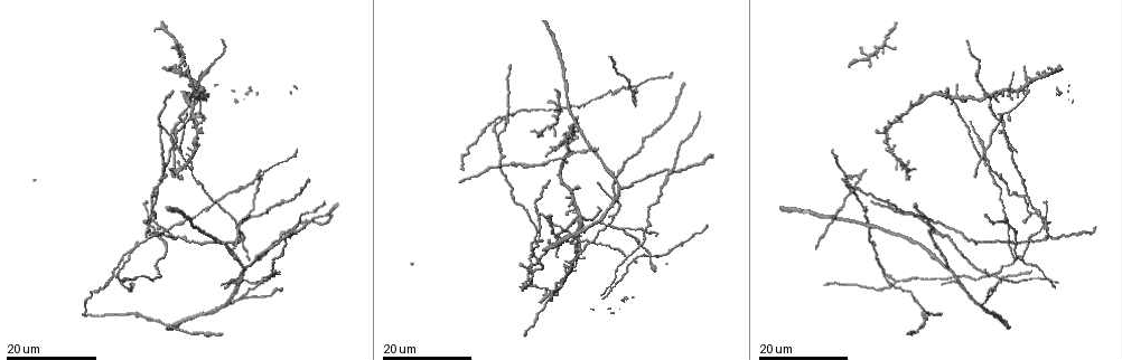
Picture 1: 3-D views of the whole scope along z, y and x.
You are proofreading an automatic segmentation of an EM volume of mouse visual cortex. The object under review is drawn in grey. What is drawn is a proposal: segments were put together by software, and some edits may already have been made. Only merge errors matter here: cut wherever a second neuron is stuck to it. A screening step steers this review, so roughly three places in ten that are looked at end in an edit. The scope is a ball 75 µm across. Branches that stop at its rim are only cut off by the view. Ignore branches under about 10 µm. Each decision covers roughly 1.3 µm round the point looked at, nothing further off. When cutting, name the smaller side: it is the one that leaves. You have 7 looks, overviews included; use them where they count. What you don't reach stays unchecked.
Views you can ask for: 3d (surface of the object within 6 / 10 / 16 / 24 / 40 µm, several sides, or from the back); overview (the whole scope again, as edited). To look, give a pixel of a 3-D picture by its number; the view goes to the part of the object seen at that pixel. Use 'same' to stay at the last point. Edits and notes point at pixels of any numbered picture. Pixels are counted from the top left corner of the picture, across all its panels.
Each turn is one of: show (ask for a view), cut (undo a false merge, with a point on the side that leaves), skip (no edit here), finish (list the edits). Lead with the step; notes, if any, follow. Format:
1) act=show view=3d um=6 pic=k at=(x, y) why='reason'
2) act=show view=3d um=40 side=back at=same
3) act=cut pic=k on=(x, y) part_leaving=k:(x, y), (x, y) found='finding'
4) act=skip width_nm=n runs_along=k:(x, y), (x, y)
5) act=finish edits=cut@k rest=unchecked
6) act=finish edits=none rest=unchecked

act=show view=3d um=16 pic=1 at=(551, 293) why='three arms meet'

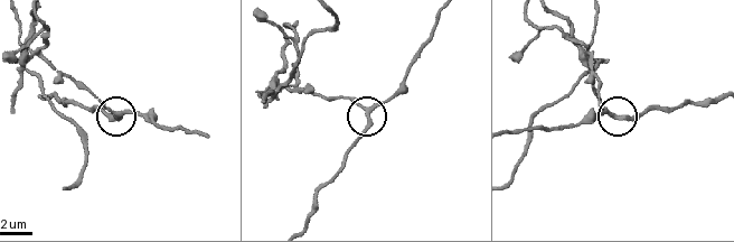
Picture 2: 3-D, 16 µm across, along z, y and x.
act=show view=3d um=6 pic=2 at=(610, 116) why='closer look'

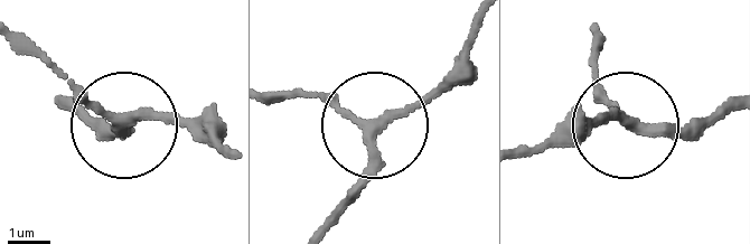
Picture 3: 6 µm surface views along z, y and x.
act=skip arms=3 runs_along=3:(270, 92), (324, 95), (377, 134), (374, 177), (327, 227) found='all the same neuron'

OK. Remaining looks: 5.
act=show view=3d um=16 pic=1 at=(1028, 92) why='thick turns thin'

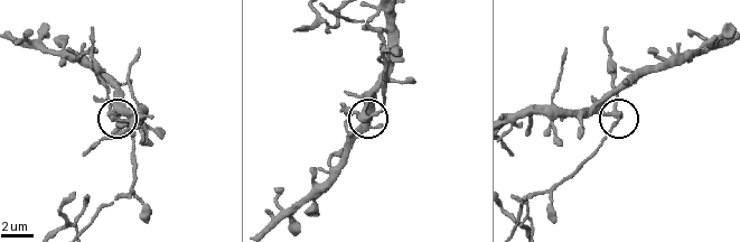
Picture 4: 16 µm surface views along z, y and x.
act=show view=3d um=10 pic=4 at=(373, 115)

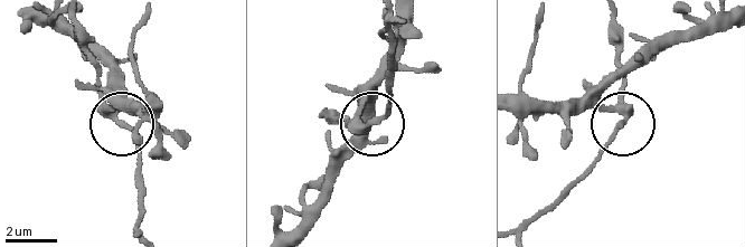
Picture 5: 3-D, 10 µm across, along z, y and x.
act=cut pic=5 on=(97, 69) width_nm=200 found='a second neuron is stuck on'

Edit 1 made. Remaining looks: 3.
act=show view=3d um=16 pic=1 at=(669, 170) why='four-way junction'

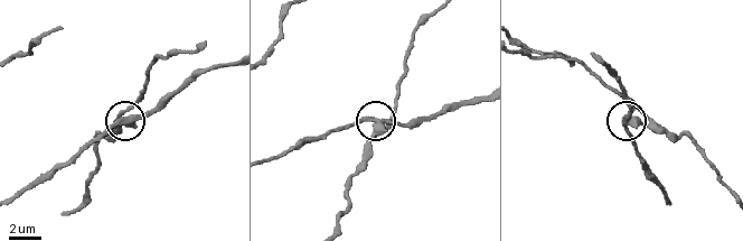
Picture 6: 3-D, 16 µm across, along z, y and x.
act=show view=3d um=10 pic=6 at=(378, 121)

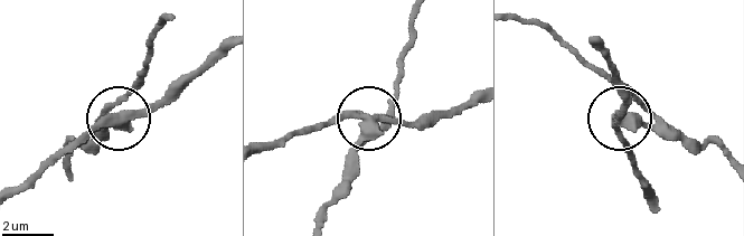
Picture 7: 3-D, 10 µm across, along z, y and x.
act=cut pic=7 on=(85, 135) part_leaving=7:(370, 115), (340, 115), (264, 145) found='a second neuron is stuck on'

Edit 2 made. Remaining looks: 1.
act=finish edits=cut@5,cut@7 rest=unchecked

